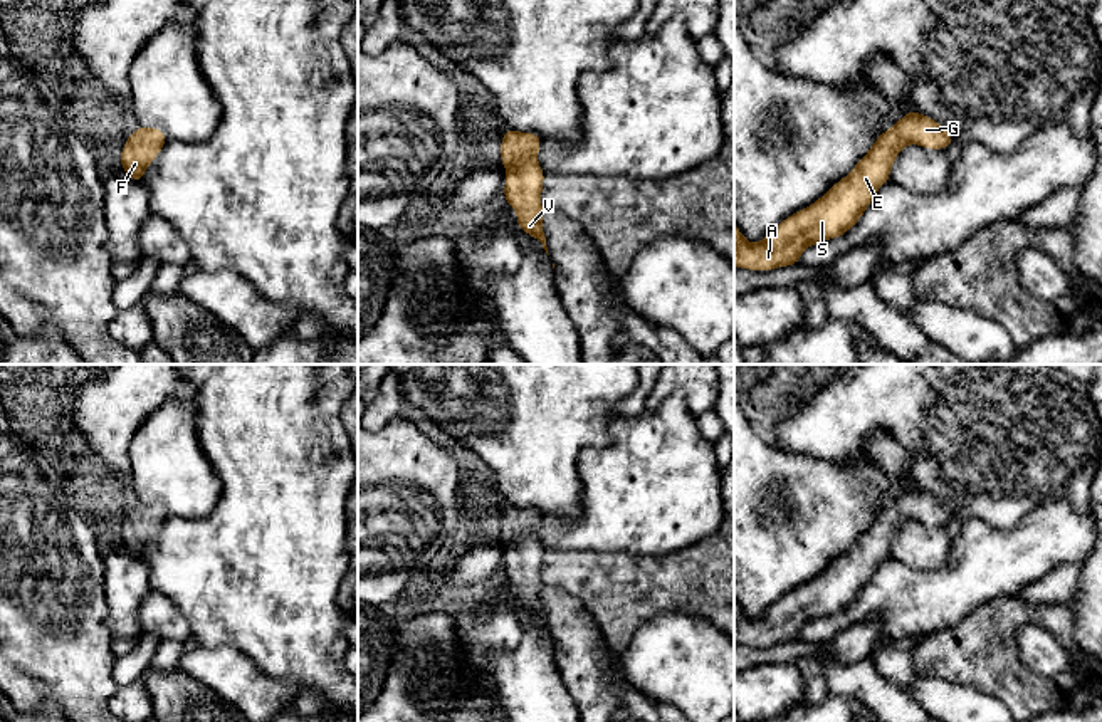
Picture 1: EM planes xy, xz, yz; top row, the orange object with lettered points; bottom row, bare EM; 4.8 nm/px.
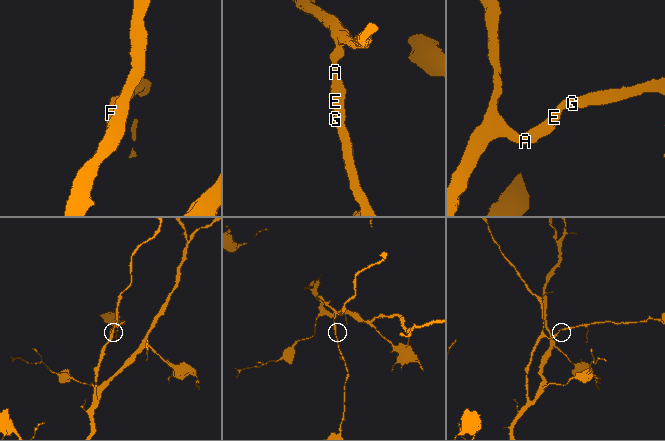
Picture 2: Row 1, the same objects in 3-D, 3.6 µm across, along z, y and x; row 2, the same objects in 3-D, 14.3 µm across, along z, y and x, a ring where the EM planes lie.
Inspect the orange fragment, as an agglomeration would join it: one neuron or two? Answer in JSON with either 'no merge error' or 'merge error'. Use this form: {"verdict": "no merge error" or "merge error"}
{"verdict": "no merge error"}

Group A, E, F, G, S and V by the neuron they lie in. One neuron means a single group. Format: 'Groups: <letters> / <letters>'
Groups: A E F G S V

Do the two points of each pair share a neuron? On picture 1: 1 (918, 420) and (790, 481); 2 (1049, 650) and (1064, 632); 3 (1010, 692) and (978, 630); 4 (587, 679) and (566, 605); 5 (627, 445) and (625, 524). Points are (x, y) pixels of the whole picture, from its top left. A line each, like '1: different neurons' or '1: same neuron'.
1: different neurons
2: different neurons
3: same neuron
4: same neuron
5: same neuron

